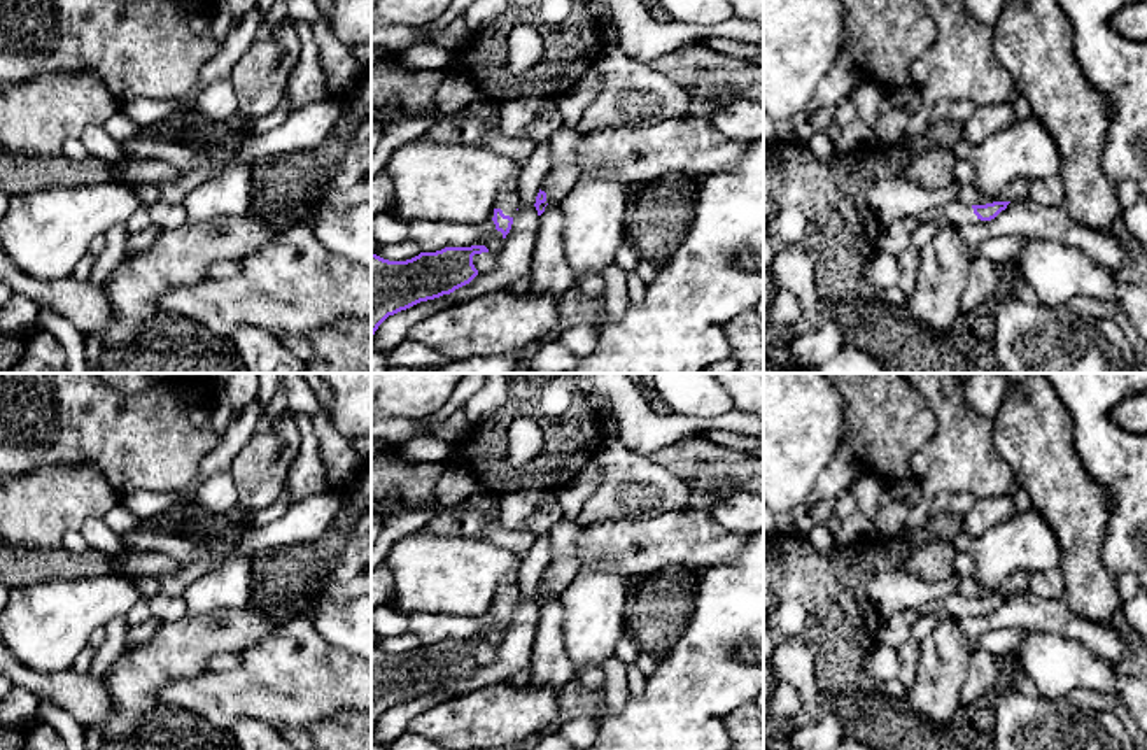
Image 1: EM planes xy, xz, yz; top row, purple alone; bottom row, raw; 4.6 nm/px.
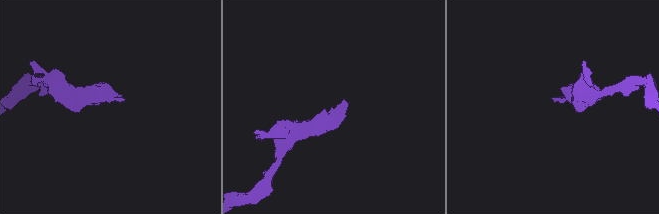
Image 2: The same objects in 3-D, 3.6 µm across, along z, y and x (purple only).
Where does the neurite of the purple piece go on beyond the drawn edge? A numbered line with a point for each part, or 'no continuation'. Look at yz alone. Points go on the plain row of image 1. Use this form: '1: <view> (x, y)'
1: yz (957, 607)

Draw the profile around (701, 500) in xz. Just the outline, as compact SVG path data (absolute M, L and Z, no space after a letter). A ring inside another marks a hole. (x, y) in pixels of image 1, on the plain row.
M692 489L688 506L690 506L690 510L713 512L716 506L723 505L727 498L728 496L720 494L716 491L695 491L695 489Z

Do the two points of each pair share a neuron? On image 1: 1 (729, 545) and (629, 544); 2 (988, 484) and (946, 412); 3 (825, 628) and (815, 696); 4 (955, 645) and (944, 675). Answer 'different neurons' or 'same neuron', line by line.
1: same neuron
2: same neuron
3: different neurons
4: same neuron

